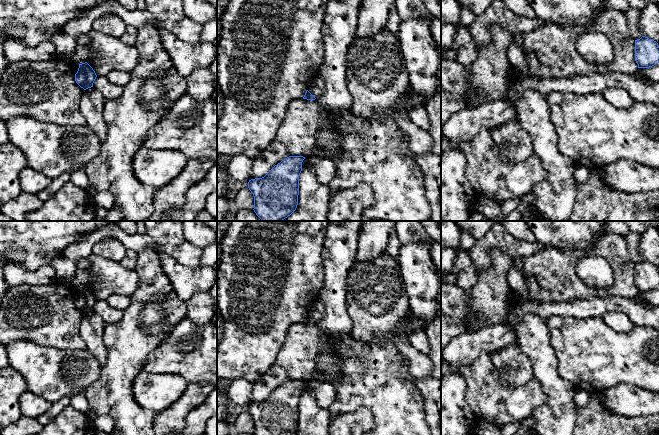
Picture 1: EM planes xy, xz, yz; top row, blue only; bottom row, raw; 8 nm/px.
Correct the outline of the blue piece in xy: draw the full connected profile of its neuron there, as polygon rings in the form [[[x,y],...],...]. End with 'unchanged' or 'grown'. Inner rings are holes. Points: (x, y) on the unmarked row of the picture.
[[[87,286],[79,288],[78,295],[75,298],[75,305],[81,312],[86,314],[93,311],[96,301],[95,295]]]; unchanged

